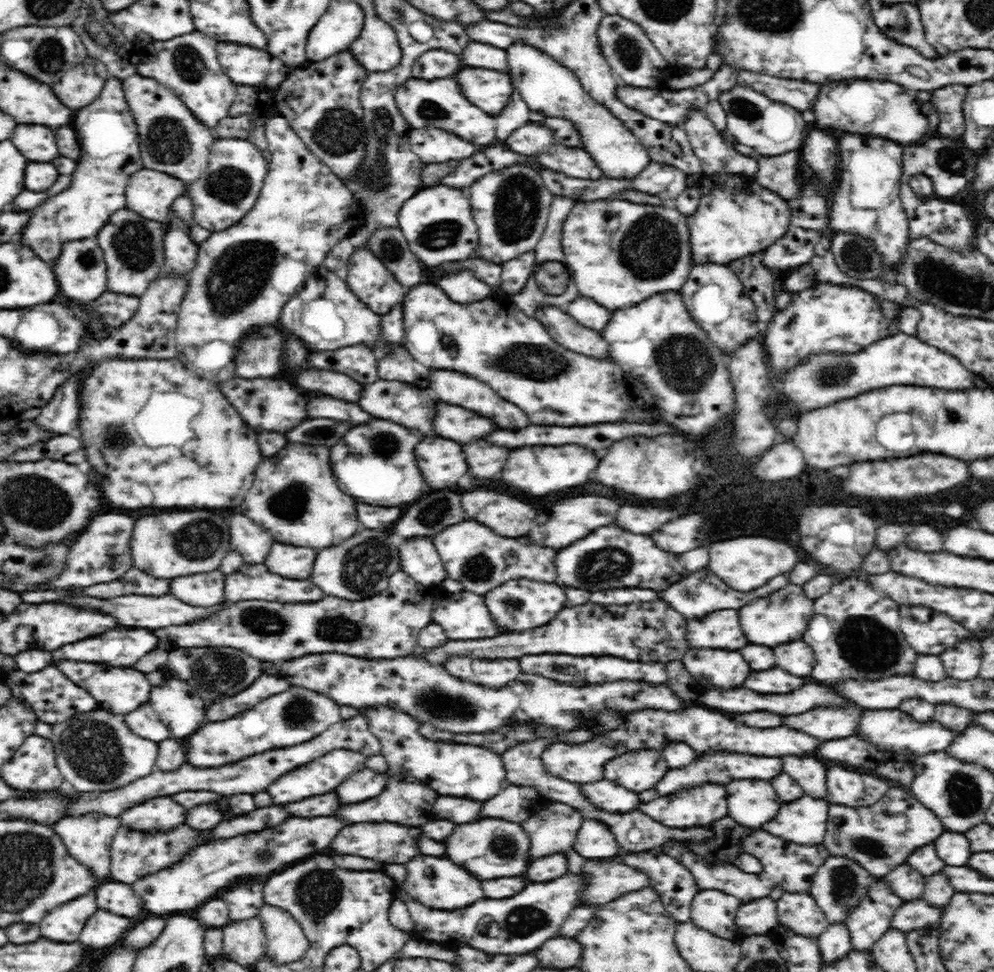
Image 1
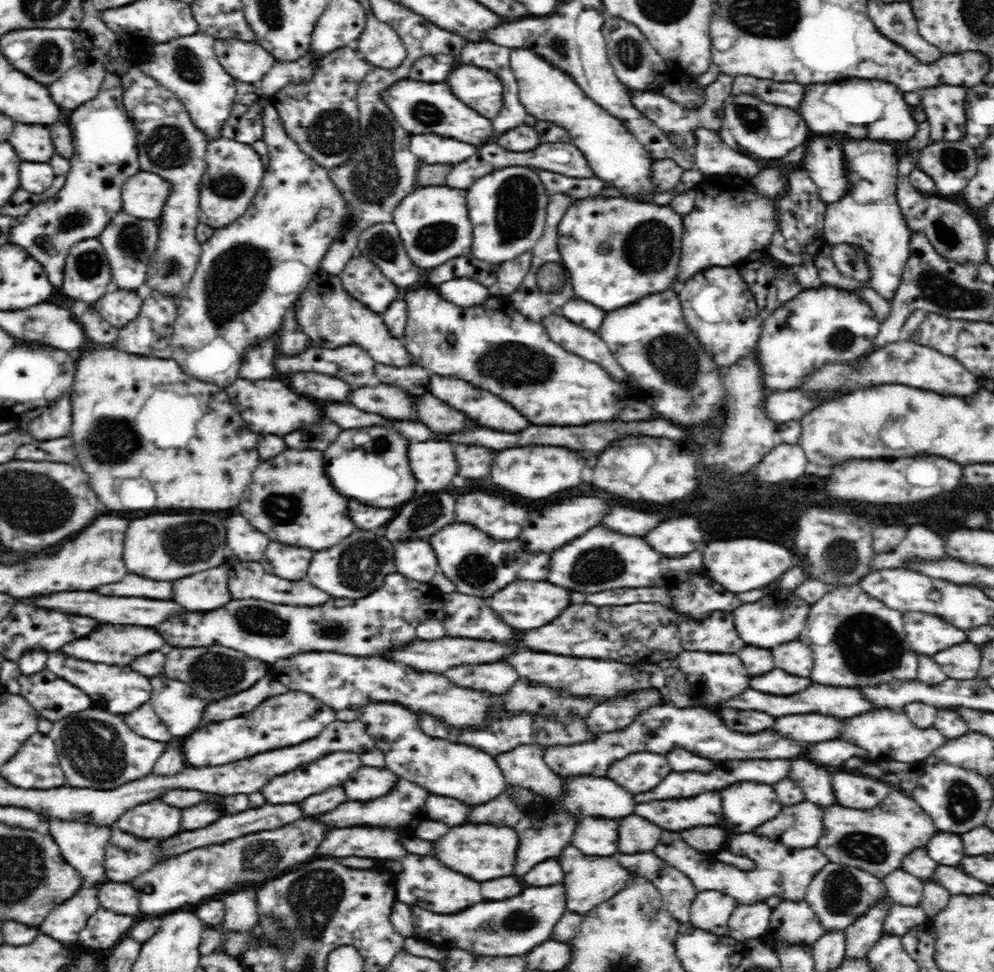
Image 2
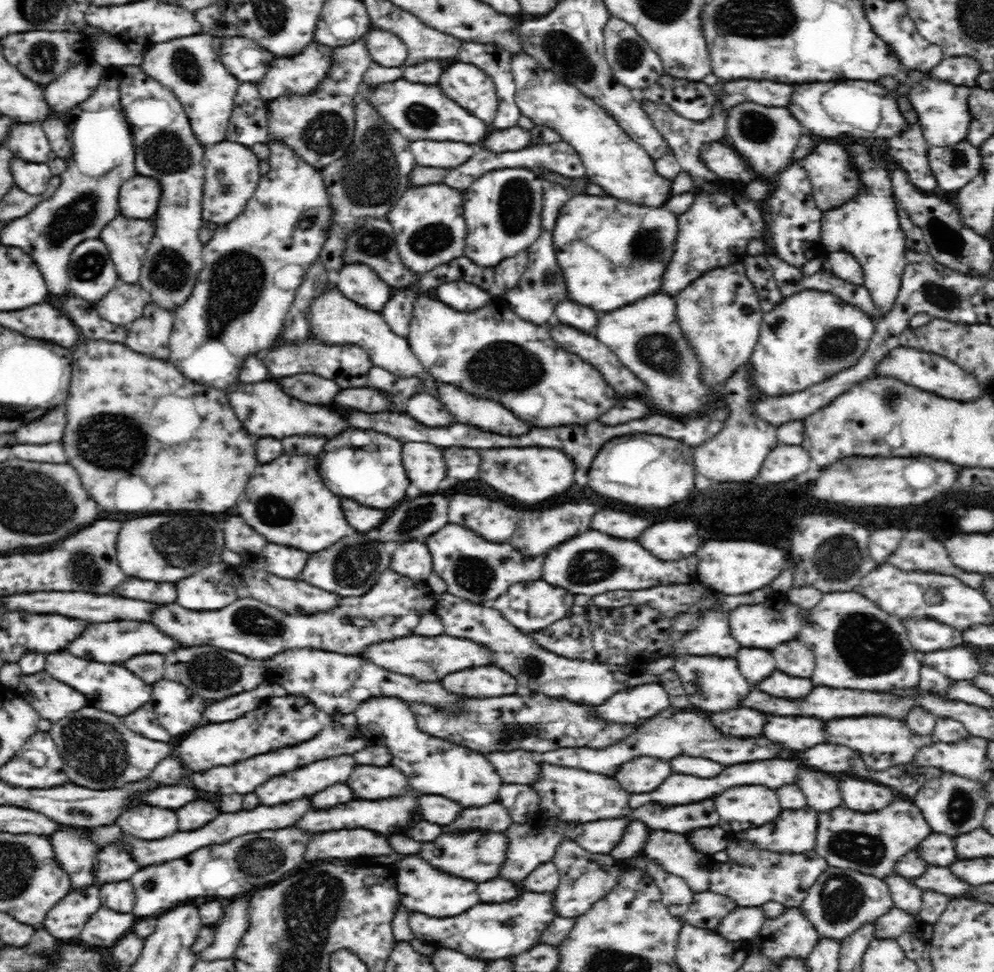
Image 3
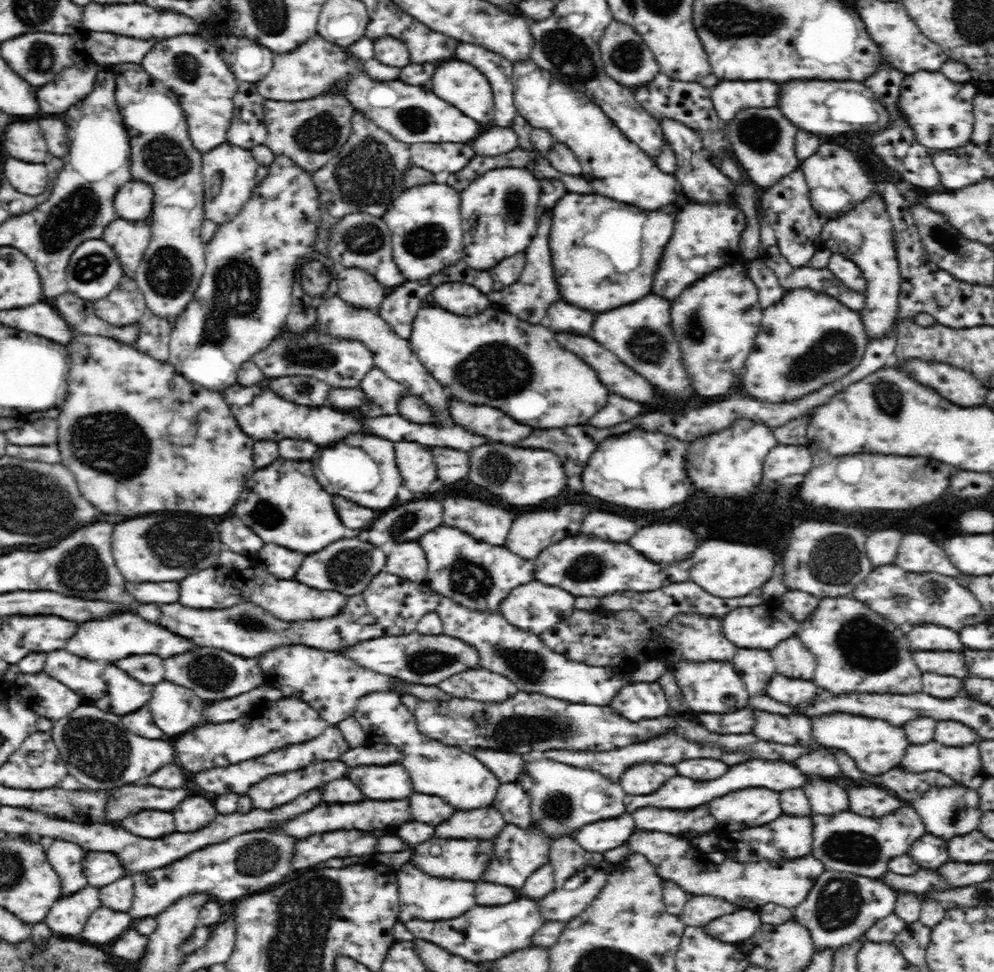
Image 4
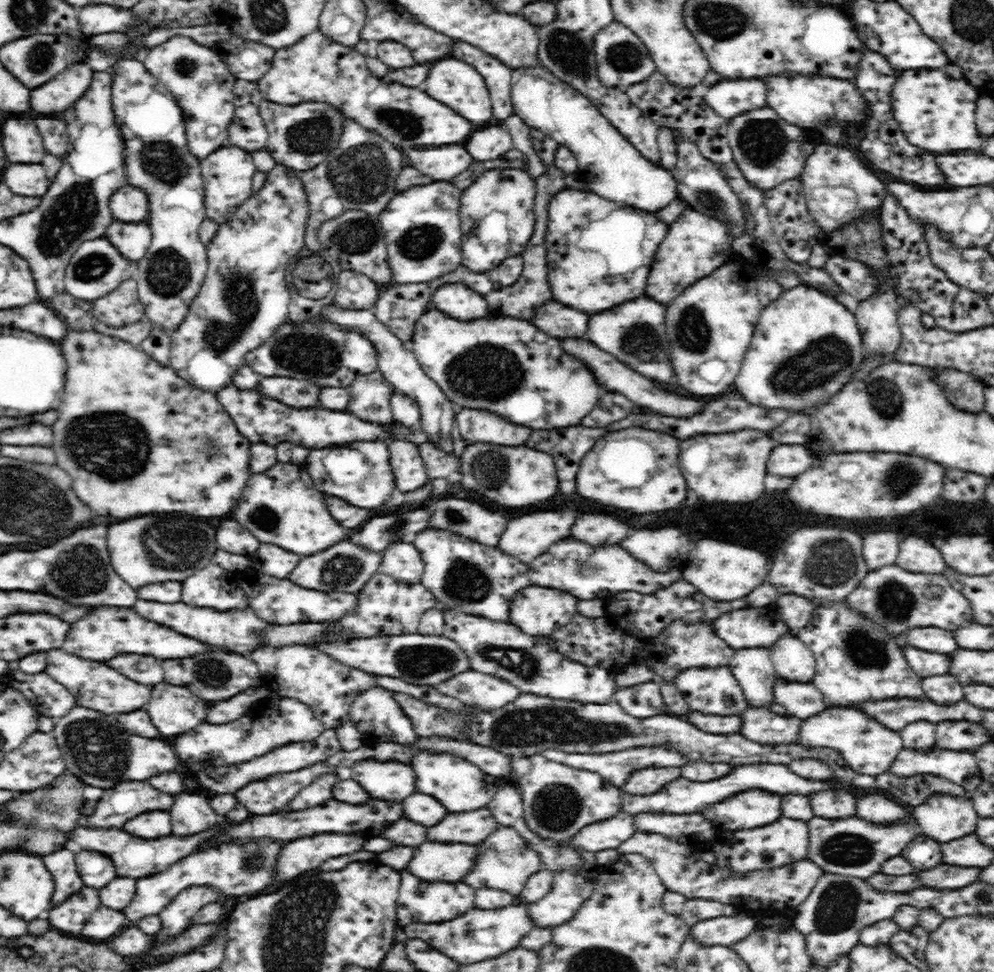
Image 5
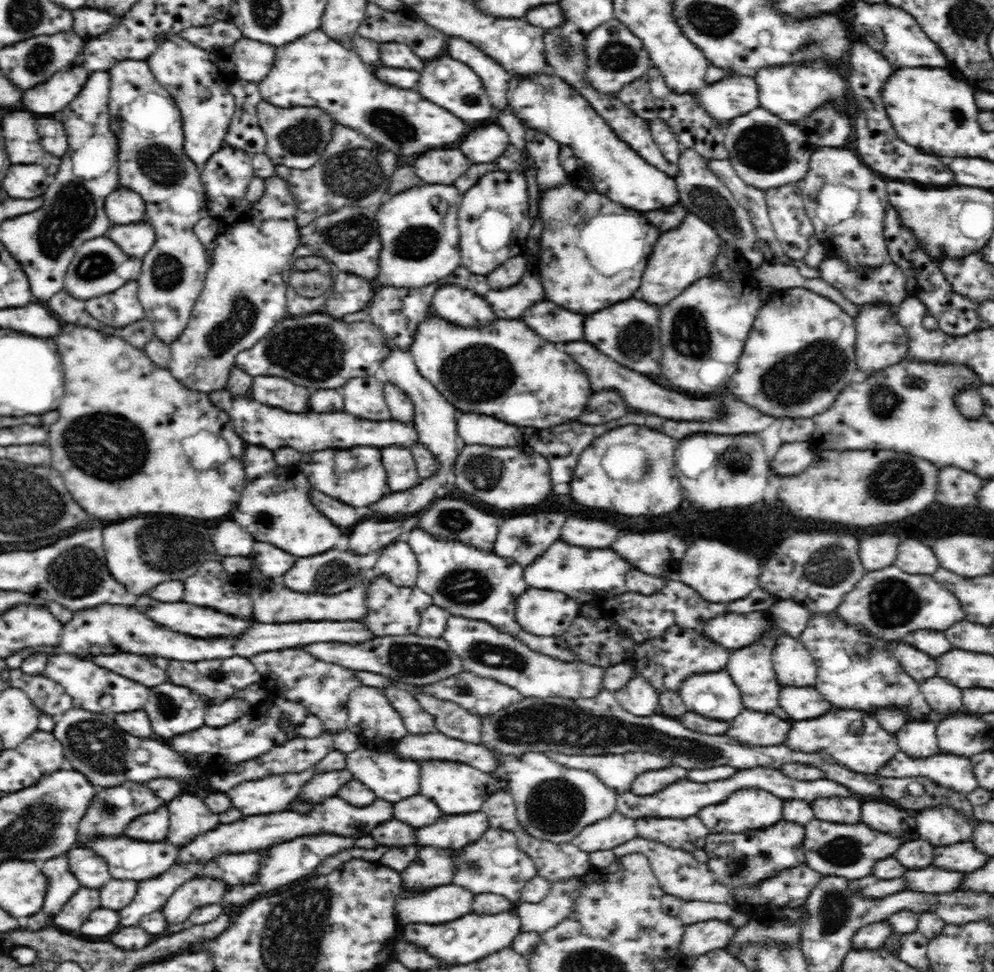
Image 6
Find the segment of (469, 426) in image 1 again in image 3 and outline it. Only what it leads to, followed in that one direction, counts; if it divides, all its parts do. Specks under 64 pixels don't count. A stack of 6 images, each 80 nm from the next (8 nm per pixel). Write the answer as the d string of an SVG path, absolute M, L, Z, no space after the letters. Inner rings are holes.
M418 393L410 396L404 413L426 426L446 426L455 422L444 403L430 393Z

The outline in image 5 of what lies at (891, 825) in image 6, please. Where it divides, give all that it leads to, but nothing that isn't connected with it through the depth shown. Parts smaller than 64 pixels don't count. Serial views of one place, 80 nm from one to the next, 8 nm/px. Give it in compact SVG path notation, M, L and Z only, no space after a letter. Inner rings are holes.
M868 794L864 798L858 798L856 808L858 808L856 816L871 823L898 823L900 819L907 818L906 814L909 815L902 806L898 806L892 800L882 798L878 794Z

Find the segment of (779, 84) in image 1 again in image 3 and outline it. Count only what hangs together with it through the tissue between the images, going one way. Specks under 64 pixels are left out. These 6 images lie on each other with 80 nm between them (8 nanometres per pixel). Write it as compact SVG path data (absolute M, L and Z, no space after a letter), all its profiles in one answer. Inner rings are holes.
M738 79L724 82L724 96L720 105L724 107L726 116L731 107L738 103L751 102L762 106L788 106L795 85L774 81L754 79Z

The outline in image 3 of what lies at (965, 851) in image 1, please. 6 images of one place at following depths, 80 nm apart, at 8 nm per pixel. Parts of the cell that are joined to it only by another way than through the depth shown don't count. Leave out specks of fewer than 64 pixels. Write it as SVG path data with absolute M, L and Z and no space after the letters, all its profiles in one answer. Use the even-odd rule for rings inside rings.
M934 832L917 846L916 852L918 852L918 857L926 861L929 866L951 866L956 860L952 838Z

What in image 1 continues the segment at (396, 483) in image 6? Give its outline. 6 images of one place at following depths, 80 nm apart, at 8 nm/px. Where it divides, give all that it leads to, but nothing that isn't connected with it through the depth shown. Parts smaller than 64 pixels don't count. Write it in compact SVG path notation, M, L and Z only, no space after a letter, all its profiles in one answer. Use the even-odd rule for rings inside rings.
M436 434L425 435L422 442L418 442L416 459L430 490L451 488L468 472L462 458L462 446Z

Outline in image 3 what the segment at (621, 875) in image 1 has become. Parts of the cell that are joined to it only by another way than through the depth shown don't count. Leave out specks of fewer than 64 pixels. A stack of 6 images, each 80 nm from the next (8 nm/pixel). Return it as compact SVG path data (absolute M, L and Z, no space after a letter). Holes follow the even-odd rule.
M568 836L556 846L552 862L559 871L560 881L555 888L552 902L556 905L556 916L575 919L582 916L590 907L602 898L612 886L616 885L622 866L613 860L609 854L589 854L576 841Z

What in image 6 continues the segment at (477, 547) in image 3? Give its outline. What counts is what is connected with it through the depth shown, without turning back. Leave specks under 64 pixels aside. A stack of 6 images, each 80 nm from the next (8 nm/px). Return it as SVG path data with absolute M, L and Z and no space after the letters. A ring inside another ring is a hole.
M412 530L408 544L418 563L415 586L432 596L434 605L447 610L450 615L482 619L498 626L498 630L506 626L506 630L522 634L522 630L514 626L514 598L518 598L522 590L528 590L522 576L522 565L512 558L502 558L492 550L476 549L455 540L432 538L425 530Z

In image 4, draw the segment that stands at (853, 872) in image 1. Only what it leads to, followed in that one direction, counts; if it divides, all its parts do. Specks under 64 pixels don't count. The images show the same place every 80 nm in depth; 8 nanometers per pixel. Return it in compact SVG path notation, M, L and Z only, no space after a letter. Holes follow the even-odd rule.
M825 871L810 889L807 897L794 907L793 918L809 929L814 952L828 949L834 954L843 946L862 938L864 932L881 918L895 912L897 891L878 879L846 872Z

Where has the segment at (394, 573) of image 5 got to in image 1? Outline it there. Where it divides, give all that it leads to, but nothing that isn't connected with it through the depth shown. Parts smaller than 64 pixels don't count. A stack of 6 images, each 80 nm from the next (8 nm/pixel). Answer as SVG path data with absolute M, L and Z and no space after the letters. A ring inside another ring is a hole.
M426 538L408 539L400 545L398 554L401 570L416 582L428 587L437 586L446 578L446 569L433 542Z

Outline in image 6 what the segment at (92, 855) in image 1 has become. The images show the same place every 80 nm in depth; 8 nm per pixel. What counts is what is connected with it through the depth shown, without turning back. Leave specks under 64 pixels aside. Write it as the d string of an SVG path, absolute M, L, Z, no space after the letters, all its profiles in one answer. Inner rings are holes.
M65 855L44 861L39 864L40 870L49 880L46 884L46 890L50 894L46 894L46 914L54 918L62 906L70 900L70 896L76 894L76 890L80 888L79 881L69 871L69 863Z

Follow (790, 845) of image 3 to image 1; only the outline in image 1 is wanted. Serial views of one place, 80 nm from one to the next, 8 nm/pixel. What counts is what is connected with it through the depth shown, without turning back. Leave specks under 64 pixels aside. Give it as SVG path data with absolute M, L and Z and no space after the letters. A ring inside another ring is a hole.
M802 796L796 802L782 804L778 816L766 822L762 830L797 845L820 845L826 832L829 802Z

